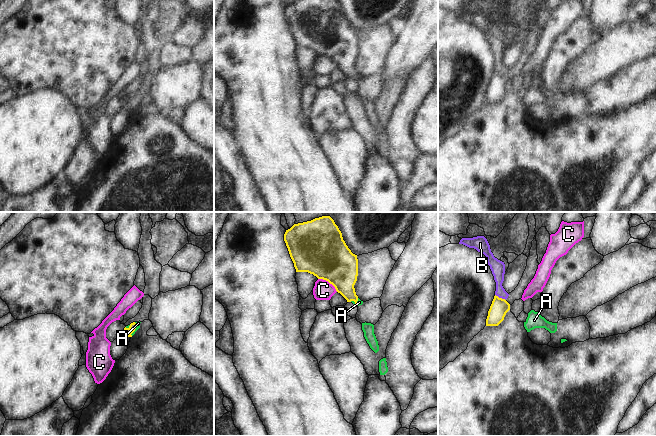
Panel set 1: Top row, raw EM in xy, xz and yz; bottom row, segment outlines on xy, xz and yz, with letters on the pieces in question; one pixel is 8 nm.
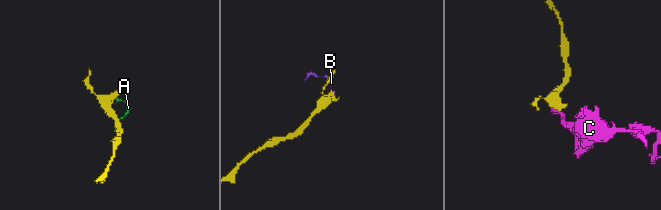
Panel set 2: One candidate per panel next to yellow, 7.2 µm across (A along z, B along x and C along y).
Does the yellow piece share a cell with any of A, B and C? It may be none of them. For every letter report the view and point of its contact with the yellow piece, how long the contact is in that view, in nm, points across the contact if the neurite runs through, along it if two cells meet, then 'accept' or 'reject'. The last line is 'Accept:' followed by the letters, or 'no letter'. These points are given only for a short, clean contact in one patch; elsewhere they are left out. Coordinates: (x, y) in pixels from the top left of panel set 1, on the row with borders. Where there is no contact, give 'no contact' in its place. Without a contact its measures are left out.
A: xy (135, 328) | 120 nm | across xy (127, 332), (135, 328), (138, 323) | accept
B: yz (500, 298) | 100 nm | along yz (495, 294), (505, 300) | reject
C: xz (328, 281) | 190 nm | reject
Accept: A

